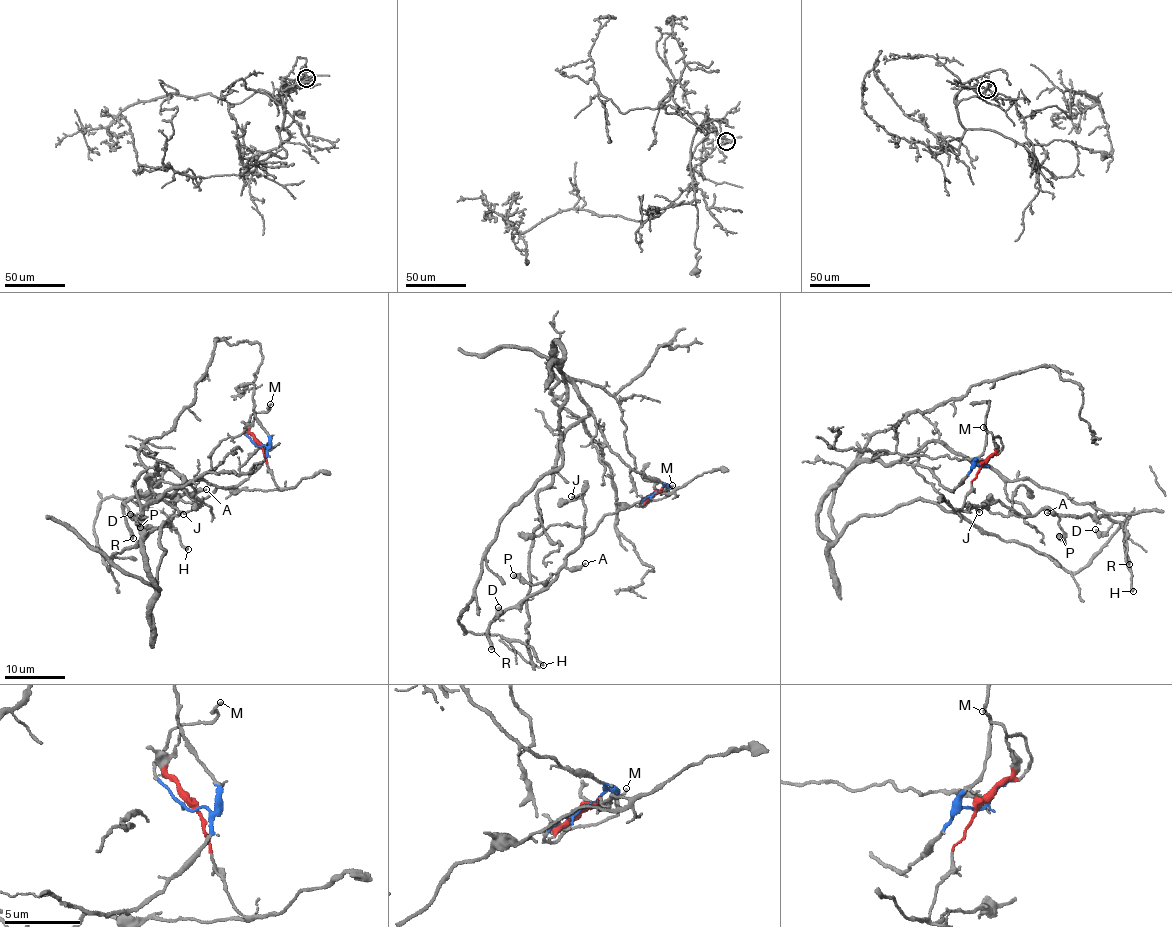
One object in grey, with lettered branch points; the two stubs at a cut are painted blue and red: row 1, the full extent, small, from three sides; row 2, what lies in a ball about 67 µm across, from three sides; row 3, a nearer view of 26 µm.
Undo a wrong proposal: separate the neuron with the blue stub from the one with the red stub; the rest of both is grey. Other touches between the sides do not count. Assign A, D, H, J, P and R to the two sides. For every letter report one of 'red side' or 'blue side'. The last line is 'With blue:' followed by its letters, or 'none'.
A: red side
D: red side
H: blue side
J: red side
P: red side
R: red side
With blue: H

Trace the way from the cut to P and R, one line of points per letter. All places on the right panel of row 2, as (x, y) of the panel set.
P: (981, 465), (963, 510), (996, 501), (1023, 515), (1048, 509), (1058, 516), (1065, 542), (1059, 536)
R: (981, 465), (963, 510), (996, 501), (1023, 515), (1043, 508), (1096, 519), (1105, 515), (1122, 526), (1129, 564)

